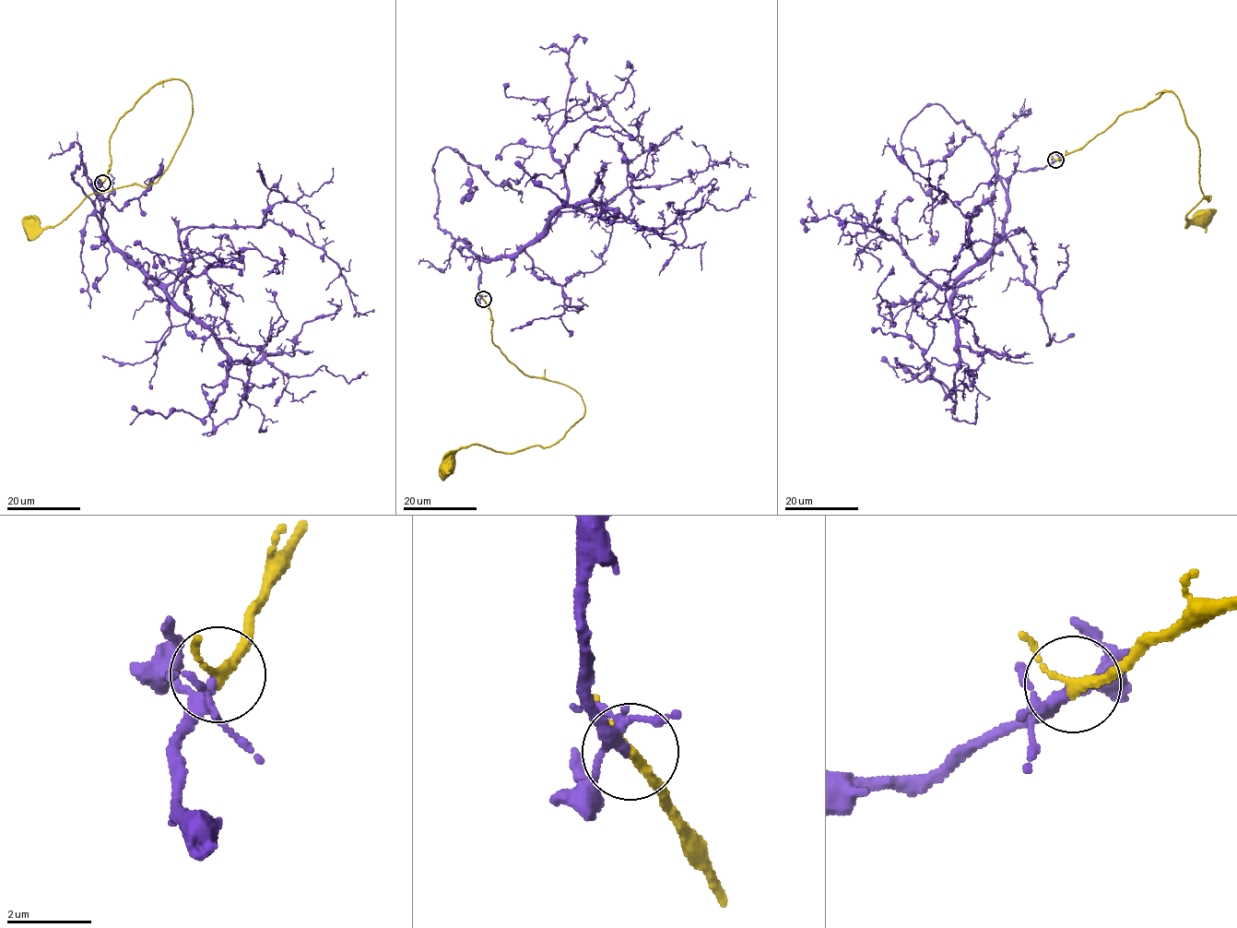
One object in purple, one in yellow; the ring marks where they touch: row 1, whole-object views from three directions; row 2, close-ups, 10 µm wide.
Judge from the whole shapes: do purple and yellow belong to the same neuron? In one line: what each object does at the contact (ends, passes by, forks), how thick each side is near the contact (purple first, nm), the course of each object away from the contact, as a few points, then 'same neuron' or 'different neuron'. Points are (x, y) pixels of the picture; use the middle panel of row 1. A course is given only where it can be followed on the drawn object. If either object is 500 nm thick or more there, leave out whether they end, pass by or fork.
purple forks; yellow passes by; calibres 180 and 190 nm; course purple (482, 298), (477, 257), (507, 256), (569, 206), (624, 220), (631, 175), (651, 174), (658, 149); course yellow (482, 298), (503, 354), (525, 374), (573, 389), (585, 410), (553, 445), (502, 453), (469, 445), (449, 469); same neuron

